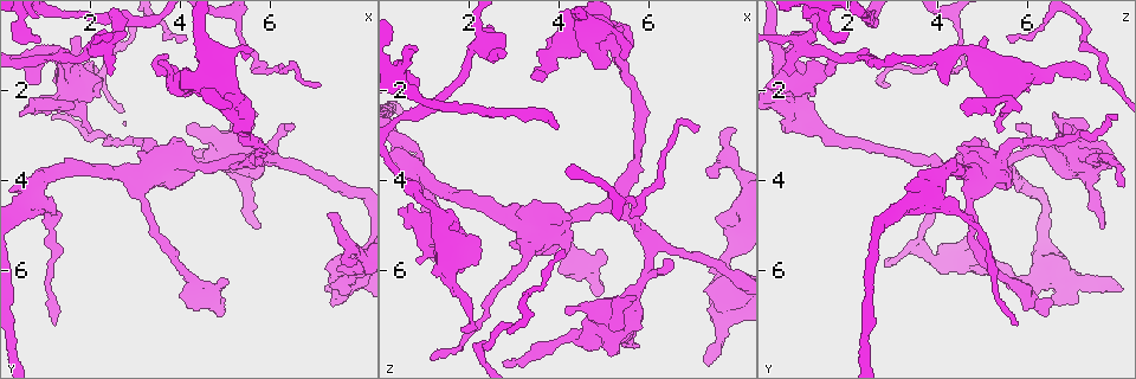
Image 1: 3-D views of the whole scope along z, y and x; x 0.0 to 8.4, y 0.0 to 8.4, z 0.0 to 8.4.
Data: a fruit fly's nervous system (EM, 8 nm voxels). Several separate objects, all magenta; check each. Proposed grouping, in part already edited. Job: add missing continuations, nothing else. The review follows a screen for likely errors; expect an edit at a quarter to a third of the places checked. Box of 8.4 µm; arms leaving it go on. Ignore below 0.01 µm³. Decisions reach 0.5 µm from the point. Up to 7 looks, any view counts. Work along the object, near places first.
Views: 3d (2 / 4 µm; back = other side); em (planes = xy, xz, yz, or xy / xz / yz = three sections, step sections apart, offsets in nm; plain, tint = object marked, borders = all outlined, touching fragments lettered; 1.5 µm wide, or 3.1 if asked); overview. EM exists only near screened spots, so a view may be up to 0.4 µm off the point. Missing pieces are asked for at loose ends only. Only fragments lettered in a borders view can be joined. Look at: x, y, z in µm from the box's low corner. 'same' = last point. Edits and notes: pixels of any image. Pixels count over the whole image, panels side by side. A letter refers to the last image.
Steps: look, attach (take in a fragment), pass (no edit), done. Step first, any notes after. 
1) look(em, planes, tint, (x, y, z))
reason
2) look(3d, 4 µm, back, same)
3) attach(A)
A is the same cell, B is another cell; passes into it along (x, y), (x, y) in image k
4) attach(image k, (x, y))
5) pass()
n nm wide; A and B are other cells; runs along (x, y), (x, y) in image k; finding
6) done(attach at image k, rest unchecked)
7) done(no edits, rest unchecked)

look(em, xz, step 8, tint, (1.60, 0.80, 5.05))
thick end

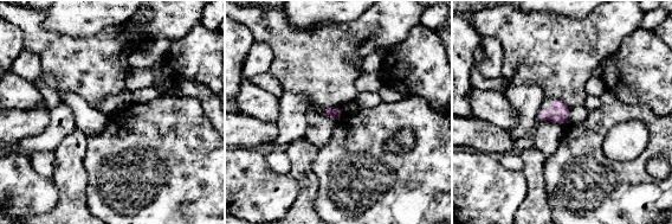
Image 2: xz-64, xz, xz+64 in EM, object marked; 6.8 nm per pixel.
look(em, planes, borders, same)

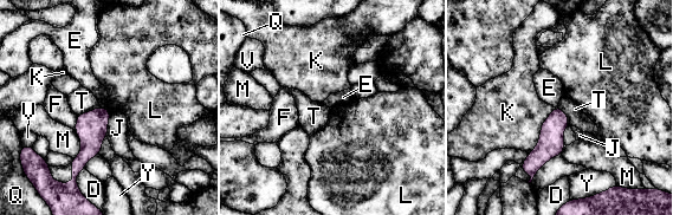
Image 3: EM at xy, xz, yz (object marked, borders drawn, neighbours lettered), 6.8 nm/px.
pass()
D, E, F, J, K, L, M, Q, T, V and Y are other cells; border along (99, 106), (77, 116) in image 3; none of them fits

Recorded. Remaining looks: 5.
look(3d, 4 µm, (1.25, 7.20, 5.85))

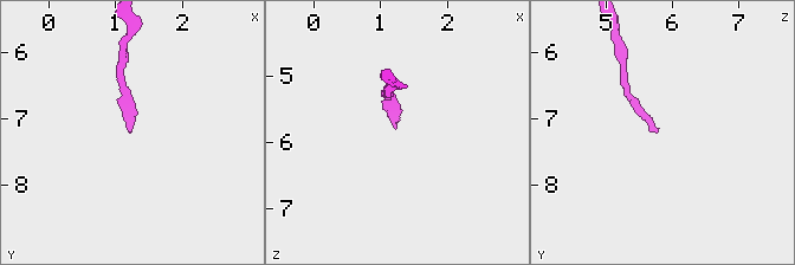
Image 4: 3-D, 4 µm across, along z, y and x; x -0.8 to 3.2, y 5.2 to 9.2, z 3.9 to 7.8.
look(em, yz, step 4, tint, (1.20, 7.20, 5.75))

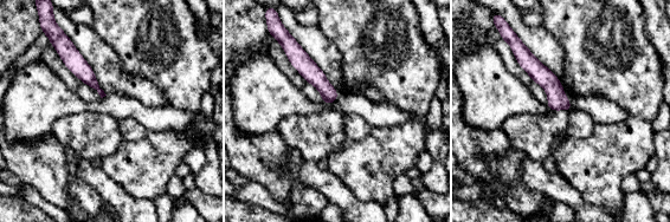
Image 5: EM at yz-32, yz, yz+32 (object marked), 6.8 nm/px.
look(em, yz, step 4, borders, same)
what lies round it

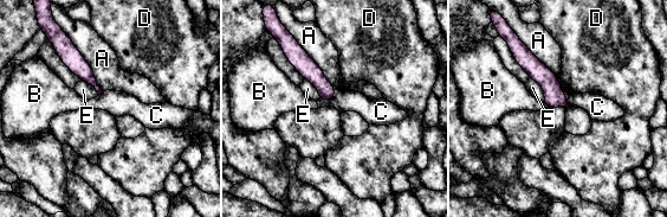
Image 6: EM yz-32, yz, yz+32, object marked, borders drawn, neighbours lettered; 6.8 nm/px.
pass()
A touches over 440 nm; A, B, C, D and E are other cells; runs along (517, 53), (549, 82), (564, 104) in image 6; none of them fits

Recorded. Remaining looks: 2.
look(3d, 2 µm, (7.10, 1.85, 2.80))
end of a long branch

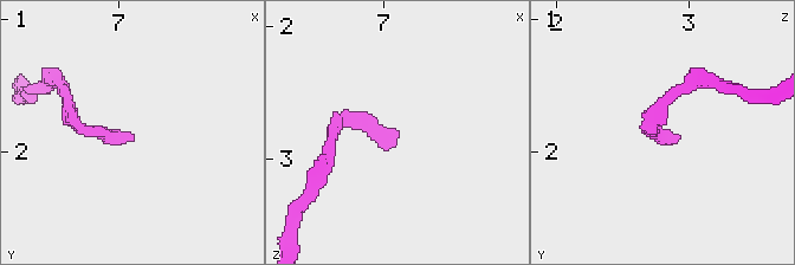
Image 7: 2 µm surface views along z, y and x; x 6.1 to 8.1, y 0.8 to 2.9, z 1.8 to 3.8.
look(em, planes, borders, (7.14, 1.90, 2.80))
now the EM

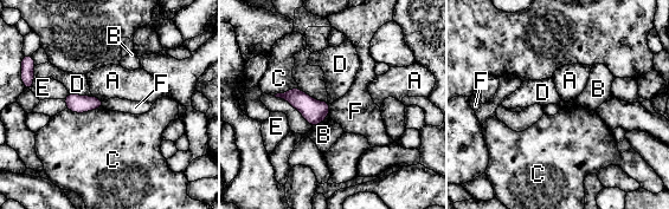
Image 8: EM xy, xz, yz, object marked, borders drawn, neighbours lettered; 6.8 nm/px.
pass()
A, B, C, D, E and F are other cells; border along (330, 104), (328, 112) in image 8; no lettered fragment goes on from it

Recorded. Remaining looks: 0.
done(no edits, rest unchecked)

